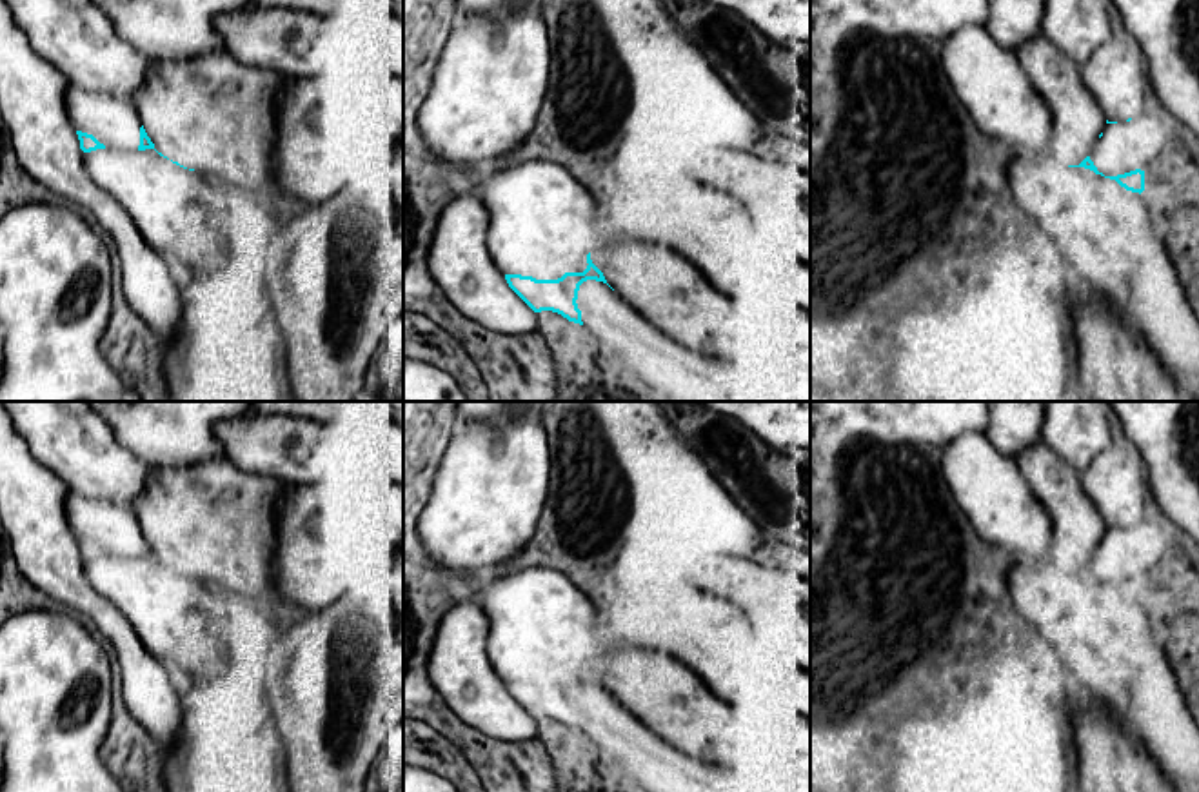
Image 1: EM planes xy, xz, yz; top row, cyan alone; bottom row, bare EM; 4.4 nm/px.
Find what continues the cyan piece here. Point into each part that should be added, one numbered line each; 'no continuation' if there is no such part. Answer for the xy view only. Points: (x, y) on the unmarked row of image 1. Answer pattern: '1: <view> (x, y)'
1: xy (113, 529)

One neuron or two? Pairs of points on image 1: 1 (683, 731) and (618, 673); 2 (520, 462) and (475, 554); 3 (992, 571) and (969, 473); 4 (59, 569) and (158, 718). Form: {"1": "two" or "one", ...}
{"1": "one", "2": "one", "3": "two", "4": "one"}

